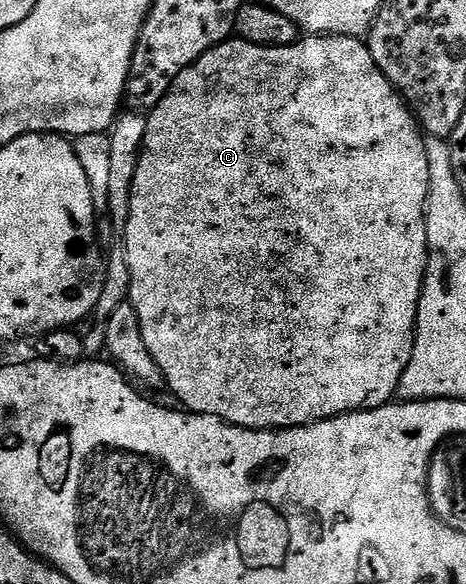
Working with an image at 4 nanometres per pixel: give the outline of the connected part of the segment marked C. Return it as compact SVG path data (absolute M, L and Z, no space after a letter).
M307 35L293 45L254 45L248 41L228 39L217 47L205 51L169 87L169 91L157 103L155 108L146 114L147 130L145 131L143 149L140 151L136 175L133 177L131 202L129 203L128 225L125 227L123 249L127 253L129 267L129 283L131 284L129 303L137 311L137 319L141 323L141 335L145 339L145 347L149 355L163 372L166 388L175 392L178 404L184 410L220 417L231 425L242 429L292 429L298 425L311 425L314 421L324 421L330 417L340 417L342 413L356 413L359 409L376 409L388 404L395 397L397 387L401 383L401 375L405 375L405 367L409 367L409 359L413 355L415 342L415 320L419 310L419 300L423 294L423 280L427 274L427 196L429 195L429 159L427 158L427 141L421 132L421 126L415 120L411 106L404 101L402 95L391 86L389 79L373 63L373 55L366 44L358 37L325 37Z

